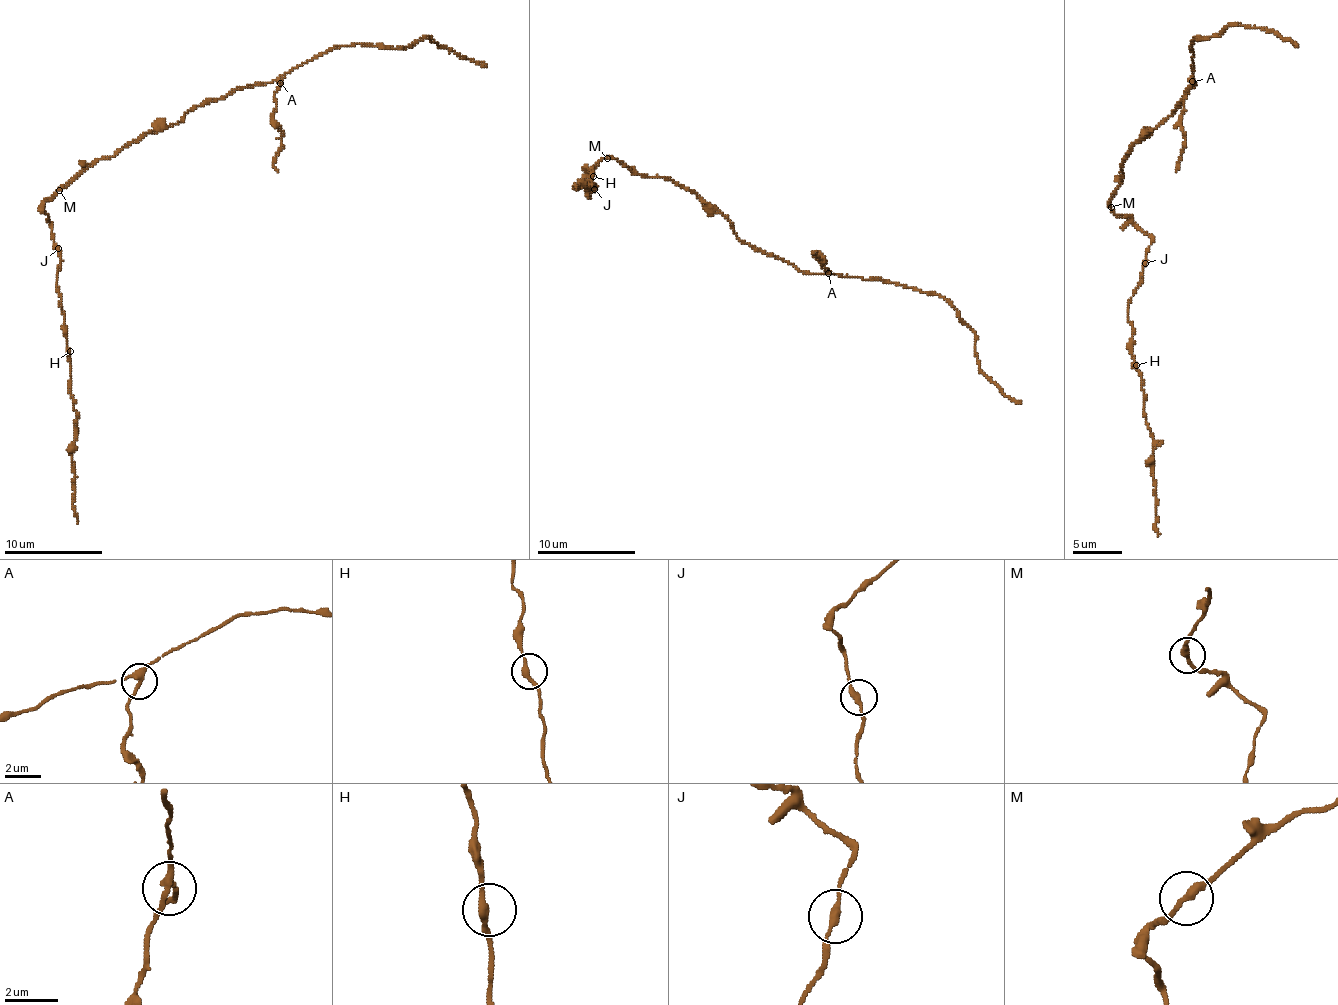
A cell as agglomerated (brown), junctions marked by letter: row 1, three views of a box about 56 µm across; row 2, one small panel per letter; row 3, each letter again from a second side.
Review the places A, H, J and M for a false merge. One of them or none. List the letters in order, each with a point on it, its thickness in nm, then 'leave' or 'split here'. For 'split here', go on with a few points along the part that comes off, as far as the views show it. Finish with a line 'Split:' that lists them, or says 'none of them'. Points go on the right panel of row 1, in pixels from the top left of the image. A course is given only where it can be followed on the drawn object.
A: at (1192, 81); 220 nm thick; split here; foreign part runs (1193, 81), (1181, 113), (1185, 147), (1176, 172)
H: at (1136, 365); 240 nm thick; leave
J: at (1145, 263); 260 nm thick; leave
M: at (1111, 207); 280 nm thick; leave
Split: A

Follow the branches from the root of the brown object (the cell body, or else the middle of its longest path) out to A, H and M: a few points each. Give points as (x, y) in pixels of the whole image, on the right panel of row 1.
A: (1126, 156), (1138, 140), (1166, 121), (1188, 88), (1194, 85), (1193, 81)
H: (1126, 156), (1111, 209), (1127, 215), (1151, 239), (1140, 285), (1128, 305), (1136, 365)
M: (1126, 156), (1121, 169), (1122, 181), (1110, 199), (1111, 207)

